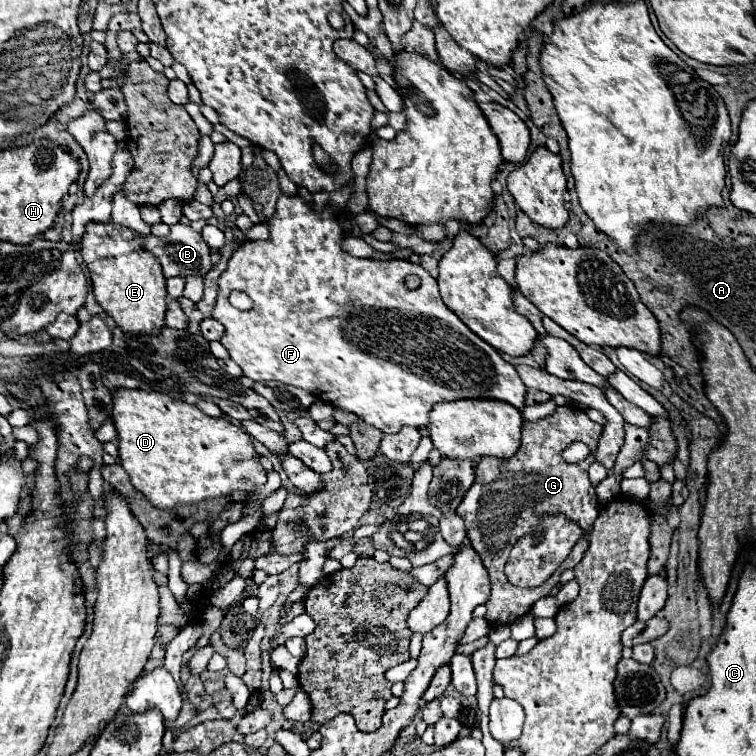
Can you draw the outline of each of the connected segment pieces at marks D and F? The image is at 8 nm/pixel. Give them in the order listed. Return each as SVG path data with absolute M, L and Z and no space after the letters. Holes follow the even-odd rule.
M116 389L112 393L112 421L118 431L120 463L130 475L132 485L158 509L174 509L174 505L204 501L228 495L230 491L250 491L266 481L266 471L258 461L258 453L248 433L226 419L214 419L196 405L172 399L164 393L142 389Z
M282 195L278 199L276 215L270 219L270 235L272 235L272 239L268 239L268 241L246 241L234 251L234 255L228 261L228 269L220 277L218 301L216 301L214 311L212 311L212 315L226 327L226 333L220 339L220 343L228 349L232 361L236 361L242 367L246 377L250 377L252 381L280 381L280 383L286 383L286 385L302 387L302 389L310 391L316 399L320 399L324 403L330 403L332 407L340 407L340 409L356 413L362 421L378 427L384 433L398 433L406 425L410 425L410 427L426 427L432 407L436 403L442 403L442 401L496 399L496 401L510 403L518 411L524 411L524 407L526 407L526 391L528 389L522 383L522 379L518 377L516 369L510 363L506 363L502 359L502 355L494 347L490 347L486 341L482 341L478 335L474 335L466 325L462 325L462 321L458 321L458 317L454 313L450 313L446 309L446 305L442 305L436 279L426 269L422 269L420 265L414 265L410 261L398 261L398 259L374 261L374 259L358 259L358 257L352 257L348 253L344 253L342 247L340 247L340 243L344 239L344 231L342 231L340 221L336 219L334 211L324 209L322 213L316 213L314 207L304 203L302 197L286 197L286 195ZM406 275L418 275L420 285L416 289L408 289L406 283L404 283ZM234 289L244 291L252 299L252 309L240 311L240 309L230 305L228 295Z

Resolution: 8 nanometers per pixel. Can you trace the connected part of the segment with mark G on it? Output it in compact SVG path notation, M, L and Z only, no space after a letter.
M558 407L556 413L542 417L534 423L524 421L522 425L522 445L518 453L510 459L496 459L496 457L482 457L476 465L476 481L468 489L466 497L458 505L458 515L466 521L466 529L470 529L470 543L474 551L480 555L482 563L486 565L492 581L492 595L486 601L488 613L486 619L494 625L510 625L522 615L526 615L532 605L550 595L554 585L560 579L560 573L564 569L576 567L586 549L588 539L582 537L574 551L568 555L568 559L562 563L562 569L558 569L544 585L534 589L520 589L508 583L504 575L504 563L510 553L510 549L516 545L516 541L524 533L536 533L538 523L546 515L558 515L564 513L570 521L578 521L578 525L590 533L594 527L594 521L600 513L600 503L596 499L596 491L588 479L588 467L594 463L594 453L590 453L580 463L566 463L562 459L562 451L576 441L586 443L592 451L598 445L598 439L602 435L602 425L588 419L588 415L582 409L576 407Z

